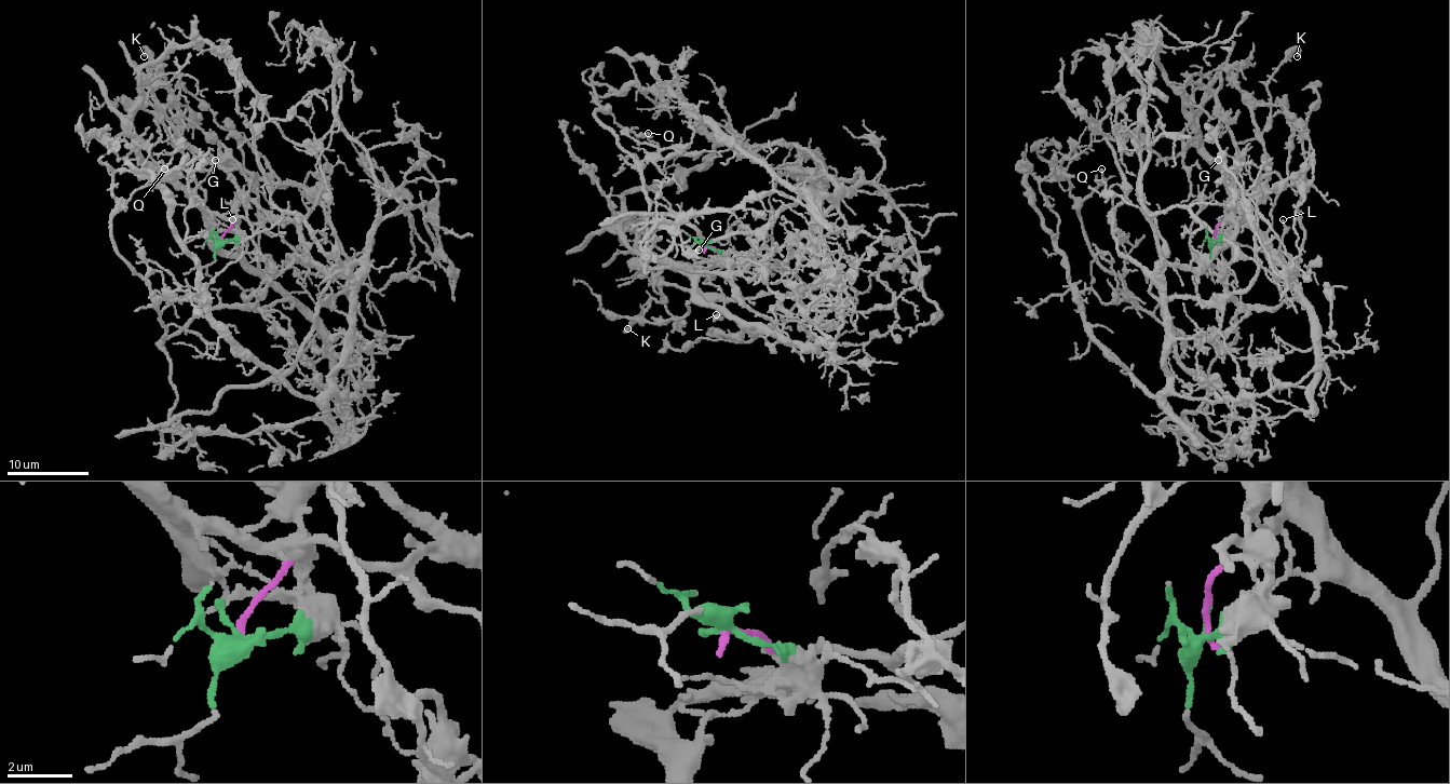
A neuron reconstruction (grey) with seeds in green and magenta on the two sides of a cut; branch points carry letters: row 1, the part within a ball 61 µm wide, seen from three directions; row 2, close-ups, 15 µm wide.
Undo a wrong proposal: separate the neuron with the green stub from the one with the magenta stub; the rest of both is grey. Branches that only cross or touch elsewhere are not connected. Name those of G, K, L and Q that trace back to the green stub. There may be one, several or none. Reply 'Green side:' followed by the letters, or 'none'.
Green side: L, Q

